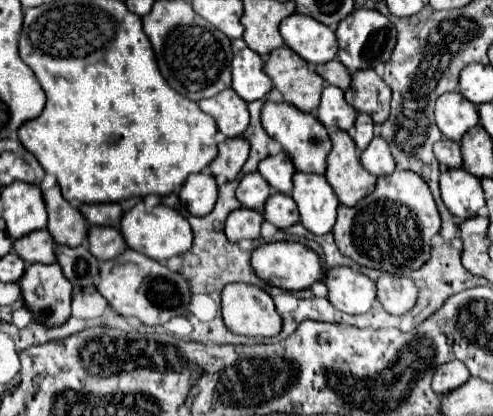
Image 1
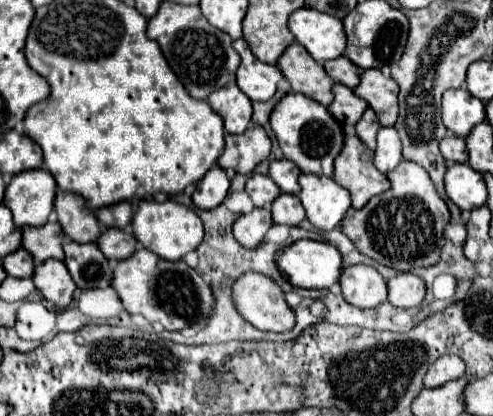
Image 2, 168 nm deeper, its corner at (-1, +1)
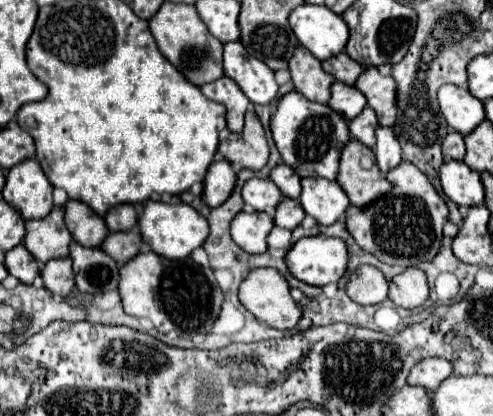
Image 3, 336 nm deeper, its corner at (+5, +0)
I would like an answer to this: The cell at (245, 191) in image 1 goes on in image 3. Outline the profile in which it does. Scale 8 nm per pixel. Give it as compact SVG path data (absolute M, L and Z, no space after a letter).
M250 178L250 180L242 186L242 198L244 198L244 202L250 204L254 210L272 212L272 210L276 208L276 204L280 202L280 190L276 188L276 184L272 184L272 180Z

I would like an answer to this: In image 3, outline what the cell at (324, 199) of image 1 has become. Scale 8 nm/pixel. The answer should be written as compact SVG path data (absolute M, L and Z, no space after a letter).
M302 178L300 204L304 212L316 218L316 222L322 226L342 220L346 208L350 206L348 196L340 184L326 178Z

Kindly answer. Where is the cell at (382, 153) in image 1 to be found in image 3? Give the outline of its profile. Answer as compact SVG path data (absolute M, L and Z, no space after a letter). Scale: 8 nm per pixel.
M384 126L376 128L374 152L376 152L376 160L378 160L382 174L386 174L388 170L392 170L394 166L398 166L402 162L402 150L400 150L398 138L392 128L384 128Z

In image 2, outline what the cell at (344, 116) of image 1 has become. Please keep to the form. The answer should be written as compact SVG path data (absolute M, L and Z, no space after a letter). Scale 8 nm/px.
M336 83L332 87L334 101L328 105L328 111L334 115L334 119L340 125L356 125L356 121L362 117L362 113L368 109L368 103L354 95L354 91L342 83Z

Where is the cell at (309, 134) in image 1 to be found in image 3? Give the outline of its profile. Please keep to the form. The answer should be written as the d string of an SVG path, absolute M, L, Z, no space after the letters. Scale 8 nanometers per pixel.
M288 92L278 100L276 112L270 120L270 130L282 160L292 166L298 176L320 176L336 180L340 152L350 140L350 130L344 116L340 116L326 104L316 104L304 100L304 96L300 96L298 92Z

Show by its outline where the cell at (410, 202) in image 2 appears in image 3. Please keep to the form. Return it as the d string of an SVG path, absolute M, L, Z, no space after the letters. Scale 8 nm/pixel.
M400 162L386 174L386 178L390 178L392 190L370 206L350 206L346 212L346 230L362 250L374 254L390 266L408 268L432 260L440 250L442 228L448 220L446 202L434 190L430 180L414 168L414 164Z

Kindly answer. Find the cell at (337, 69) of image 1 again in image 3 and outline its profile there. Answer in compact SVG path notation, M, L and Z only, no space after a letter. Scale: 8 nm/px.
M342 52L342 54L334 56L334 58L324 60L324 62L322 62L322 68L324 68L328 74L332 74L336 80L340 80L340 82L344 82L344 84L350 84L350 86L356 82L356 78L358 78L358 76L362 74L362 70L364 70L360 64L352 62L346 52Z

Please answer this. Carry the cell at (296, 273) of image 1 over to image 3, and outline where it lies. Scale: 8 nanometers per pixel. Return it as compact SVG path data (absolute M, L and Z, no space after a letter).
M322 234L302 238L288 250L286 266L296 280L322 288L344 276L348 250L342 240L326 238Z

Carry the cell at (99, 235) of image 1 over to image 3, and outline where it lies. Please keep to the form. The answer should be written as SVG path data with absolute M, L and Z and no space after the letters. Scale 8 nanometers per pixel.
M114 232L114 234L108 234L104 238L104 242L100 244L100 248L112 258L116 260L118 264L124 264L128 262L130 258L134 258L138 252L140 252L140 234L138 232Z

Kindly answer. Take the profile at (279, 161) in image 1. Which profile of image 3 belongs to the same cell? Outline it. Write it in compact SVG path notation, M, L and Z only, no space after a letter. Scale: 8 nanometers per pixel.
M278 164L270 172L272 182L282 190L284 196L288 198L298 198L300 196L300 176L286 164Z

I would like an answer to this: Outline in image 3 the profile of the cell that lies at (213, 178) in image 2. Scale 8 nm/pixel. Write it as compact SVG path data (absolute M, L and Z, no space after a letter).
M220 160L220 162L212 162L210 168L208 168L208 174L202 182L202 200L216 208L220 206L224 200L228 200L232 188L236 186L236 174L234 170L230 168L230 164L226 160Z

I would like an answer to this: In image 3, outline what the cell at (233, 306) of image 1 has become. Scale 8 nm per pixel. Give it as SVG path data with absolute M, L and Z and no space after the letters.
M256 268L252 270L240 284L238 290L238 298L242 302L242 306L260 322L268 324L270 328L276 330L290 330L296 326L296 322L302 316L302 310L298 308L298 304L290 298L290 288L288 282L284 280L284 276L274 270L274 268Z

